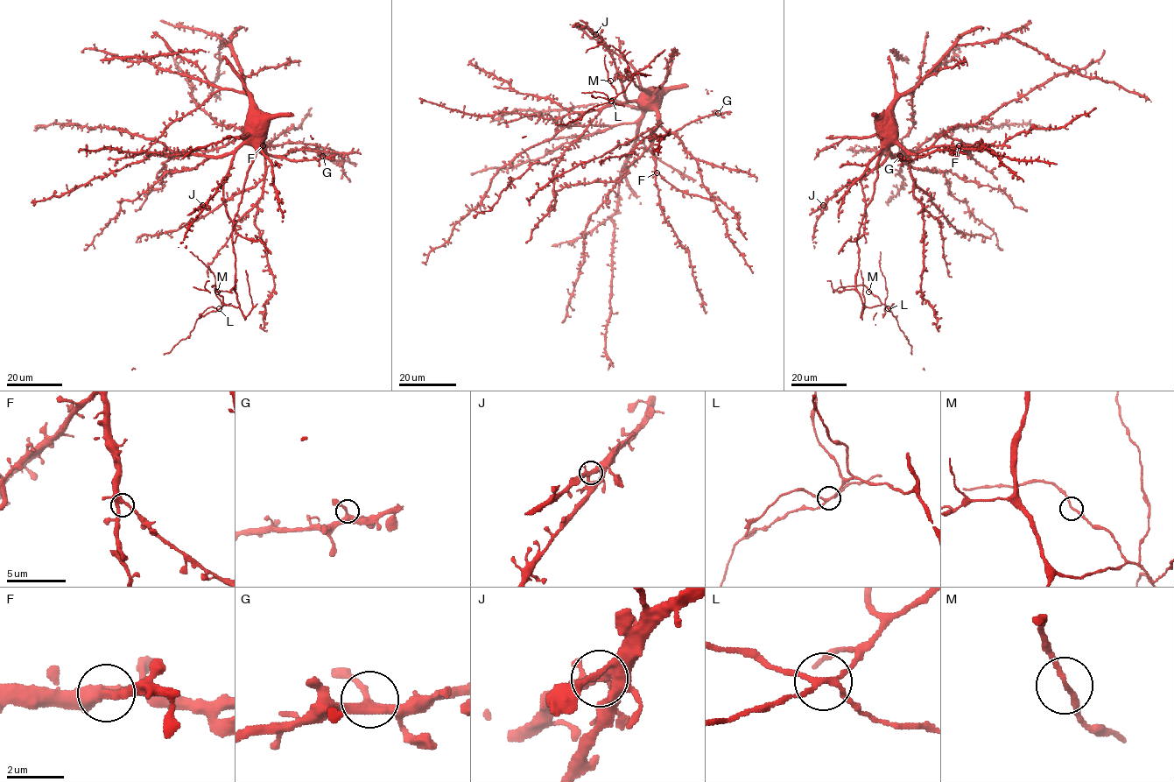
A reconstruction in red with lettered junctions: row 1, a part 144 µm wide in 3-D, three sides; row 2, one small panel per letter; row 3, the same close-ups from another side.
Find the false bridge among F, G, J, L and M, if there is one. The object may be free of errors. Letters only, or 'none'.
L

